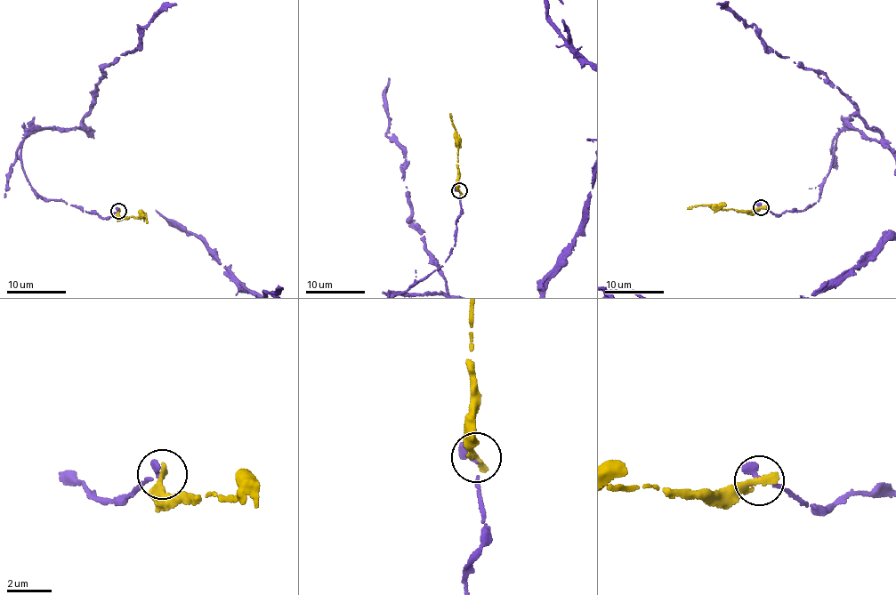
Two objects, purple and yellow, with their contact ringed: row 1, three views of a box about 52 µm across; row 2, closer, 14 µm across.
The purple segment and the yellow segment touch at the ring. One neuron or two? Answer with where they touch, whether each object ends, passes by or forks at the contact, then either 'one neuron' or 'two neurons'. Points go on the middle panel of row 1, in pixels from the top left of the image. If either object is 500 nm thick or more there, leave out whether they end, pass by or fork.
at (459, 190); purple ends there; yellow ends there; two neurons

